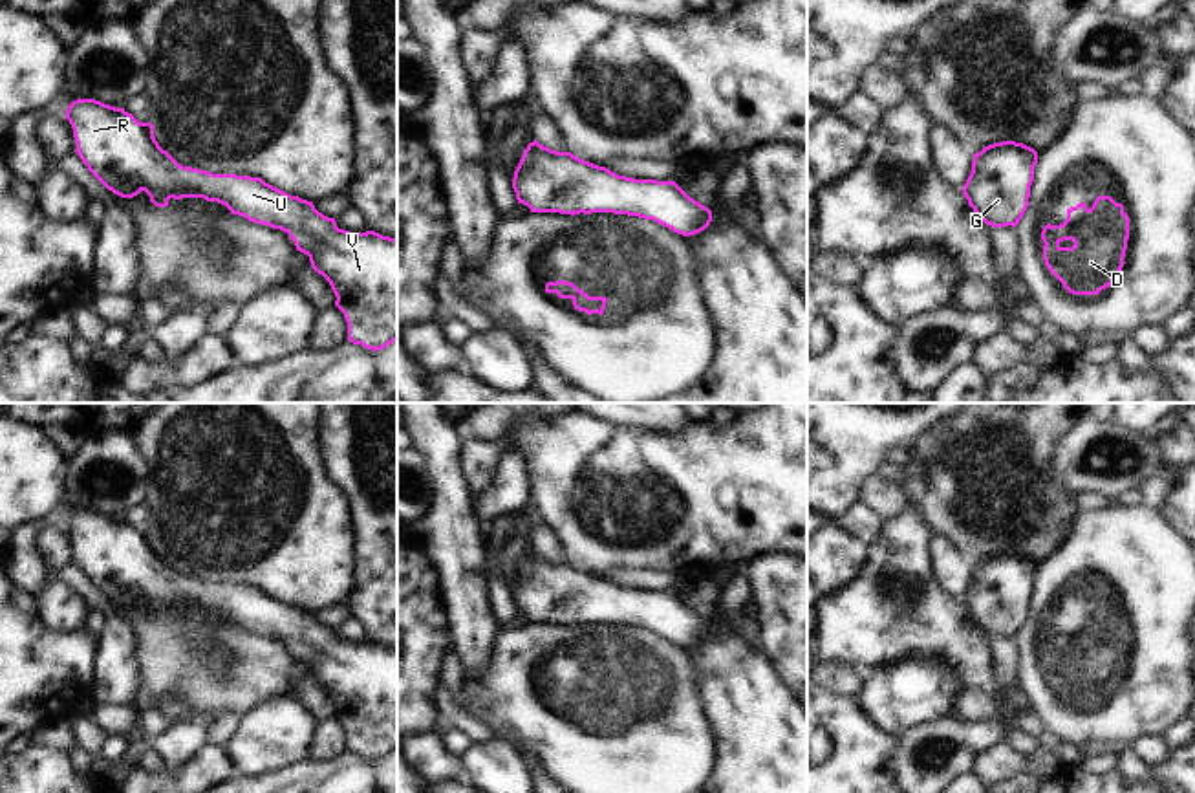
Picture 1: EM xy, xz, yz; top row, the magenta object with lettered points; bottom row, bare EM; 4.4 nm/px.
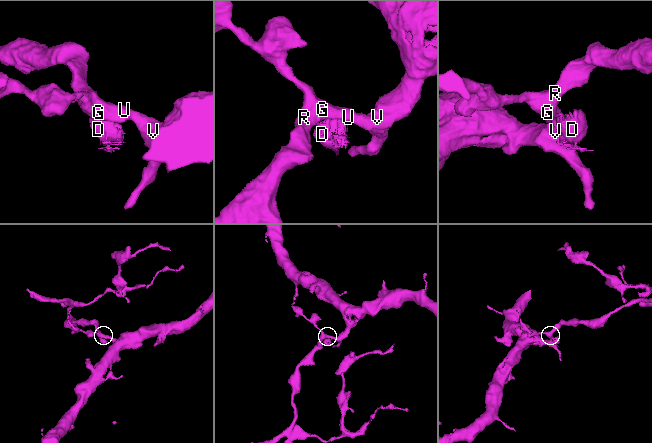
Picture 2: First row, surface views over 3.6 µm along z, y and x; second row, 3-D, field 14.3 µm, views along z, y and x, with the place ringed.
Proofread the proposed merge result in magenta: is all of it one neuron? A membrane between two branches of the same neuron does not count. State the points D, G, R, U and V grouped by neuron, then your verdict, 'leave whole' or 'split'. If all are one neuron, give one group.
D / G R U V | split

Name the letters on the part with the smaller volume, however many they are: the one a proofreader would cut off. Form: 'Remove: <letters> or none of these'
Remove: D

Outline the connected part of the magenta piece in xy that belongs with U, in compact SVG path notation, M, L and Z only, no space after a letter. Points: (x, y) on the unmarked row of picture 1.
M77 509L66 520L73 538L75 562L88 581L113 604L134 608L141 601L156 617L168 610L203 608L225 615L231 625L269 635L289 645L296 661L309 667L311 678L322 685L348 733L348 751L368 760L382 760L397 751L397 650L375 641L350 643L337 637L335 628L318 623L313 612L291 606L262 588L212 584L179 575L154 548L152 533L139 533L124 518L95 509Z

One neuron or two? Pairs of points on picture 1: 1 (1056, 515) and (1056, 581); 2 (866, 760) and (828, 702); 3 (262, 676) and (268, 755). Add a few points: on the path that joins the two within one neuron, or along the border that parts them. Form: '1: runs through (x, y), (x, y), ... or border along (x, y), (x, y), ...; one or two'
1: border along (1075, 511), (1064, 535), (1038, 564); two
2: runs through (859, 746), (853, 731), (839, 716); one
3: border along (295, 693), (275, 696), (246, 716); two

